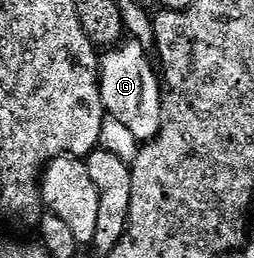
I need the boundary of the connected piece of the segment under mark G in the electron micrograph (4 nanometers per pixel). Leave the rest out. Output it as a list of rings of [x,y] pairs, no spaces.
[[[127,40],[106,51],[100,59],[99,87],[103,109],[110,117],[120,120],[140,142],[154,139],[163,123],[161,80],[147,54],[146,47],[139,42]]]

